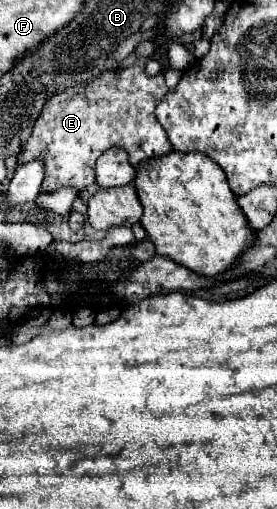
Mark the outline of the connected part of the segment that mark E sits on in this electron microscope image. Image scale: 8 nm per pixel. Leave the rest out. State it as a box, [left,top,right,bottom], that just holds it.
[17,60,171,192]

